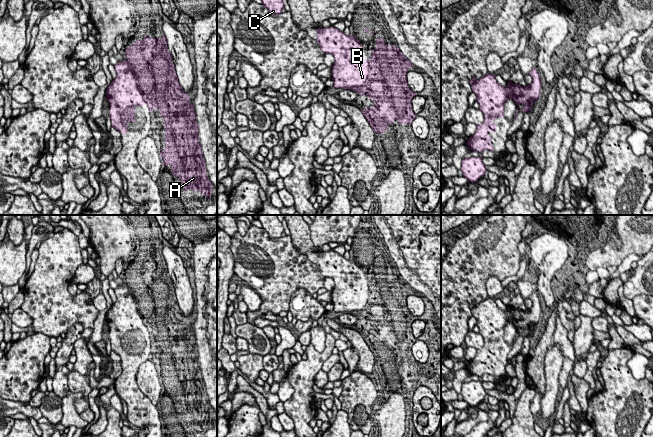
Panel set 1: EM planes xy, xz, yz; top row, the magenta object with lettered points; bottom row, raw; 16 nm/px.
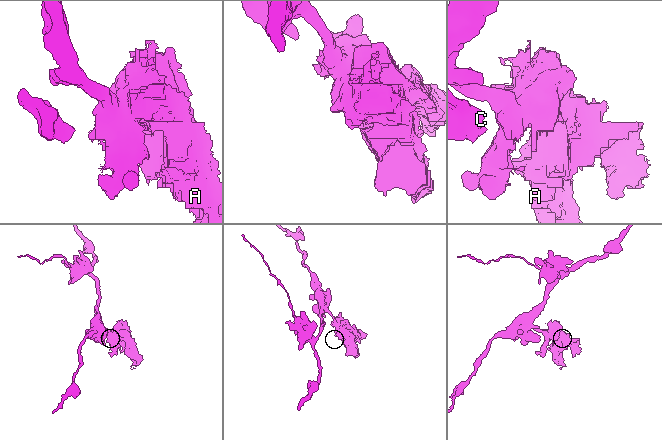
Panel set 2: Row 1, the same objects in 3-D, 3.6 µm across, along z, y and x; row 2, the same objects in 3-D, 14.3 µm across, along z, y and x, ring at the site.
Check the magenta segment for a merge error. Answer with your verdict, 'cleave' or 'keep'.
keep

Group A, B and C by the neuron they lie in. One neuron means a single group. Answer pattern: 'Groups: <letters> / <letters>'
Groups: A B C

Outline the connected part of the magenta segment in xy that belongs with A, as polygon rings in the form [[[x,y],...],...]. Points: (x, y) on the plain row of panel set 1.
[[[163,258],[162,262],[150,262],[144,260],[143,264],[137,264],[133,269],[125,274],[126,285],[118,286],[114,289],[117,300],[108,309],[106,314],[106,323],[109,326],[109,339],[112,351],[116,352],[122,358],[127,357],[127,347],[135,346],[135,331],[146,328],[149,336],[159,332],[161,342],[164,343],[165,353],[165,374],[159,375],[160,382],[163,383],[163,389],[171,390],[173,401],[179,402],[179,407],[183,407],[183,415],[200,415],[201,419],[211,422],[212,407],[210,406],[203,382],[202,371],[199,367],[198,357],[199,349],[196,345],[196,339],[191,322],[181,312],[173,287],[172,279],[168,274],[167,264]]]

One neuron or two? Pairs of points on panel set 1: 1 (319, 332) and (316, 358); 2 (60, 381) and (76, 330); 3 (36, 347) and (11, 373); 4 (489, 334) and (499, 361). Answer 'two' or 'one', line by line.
1: two
2: one
3: one
4: one

